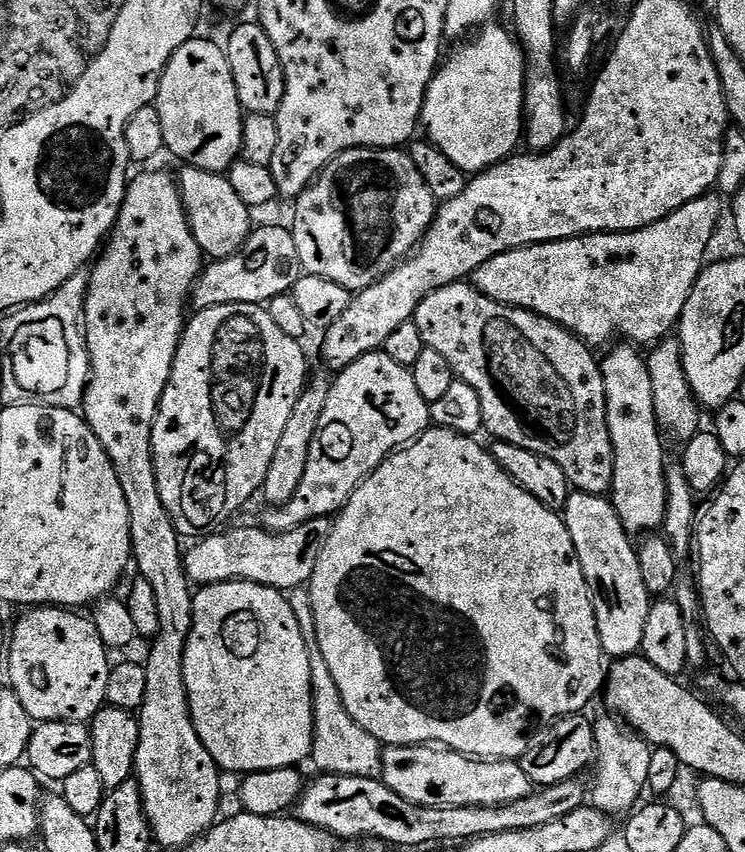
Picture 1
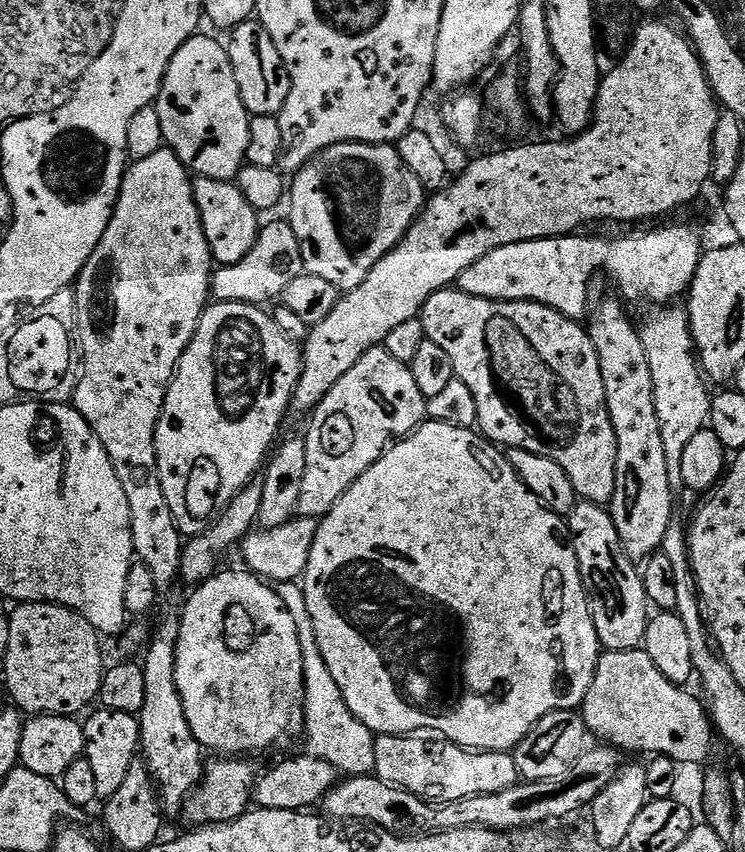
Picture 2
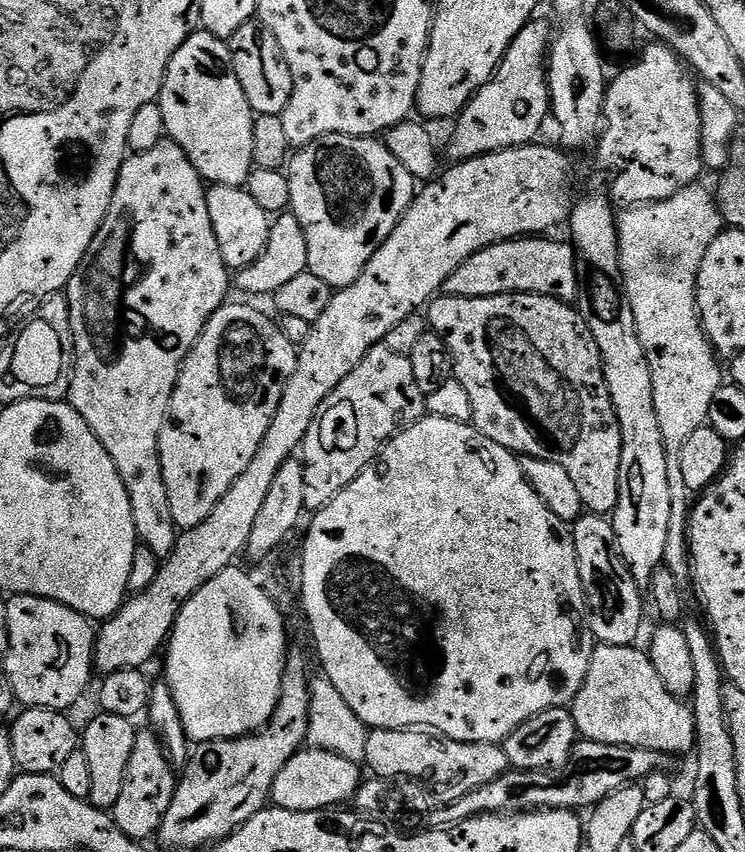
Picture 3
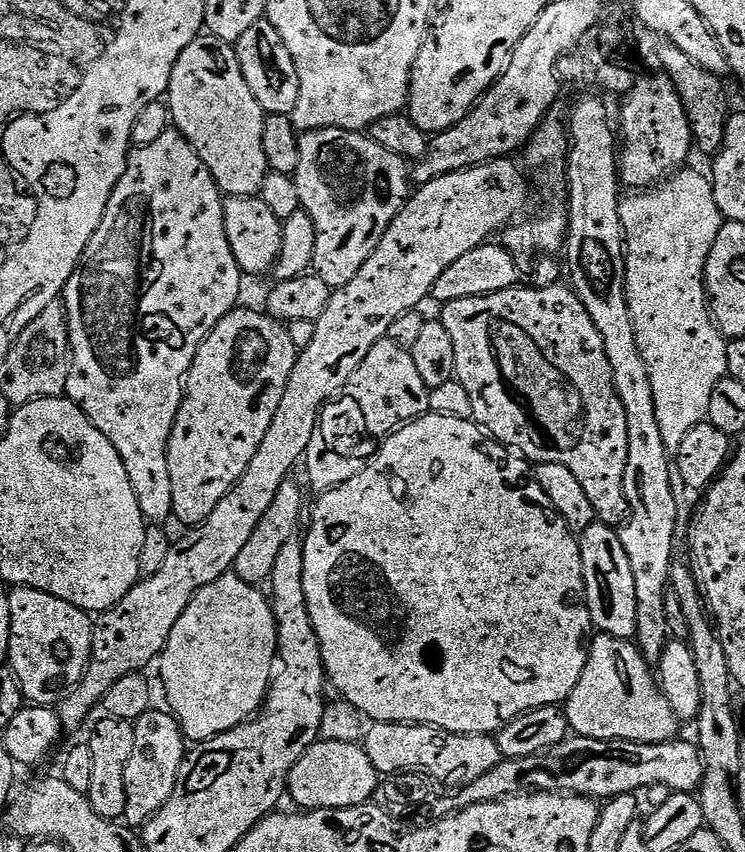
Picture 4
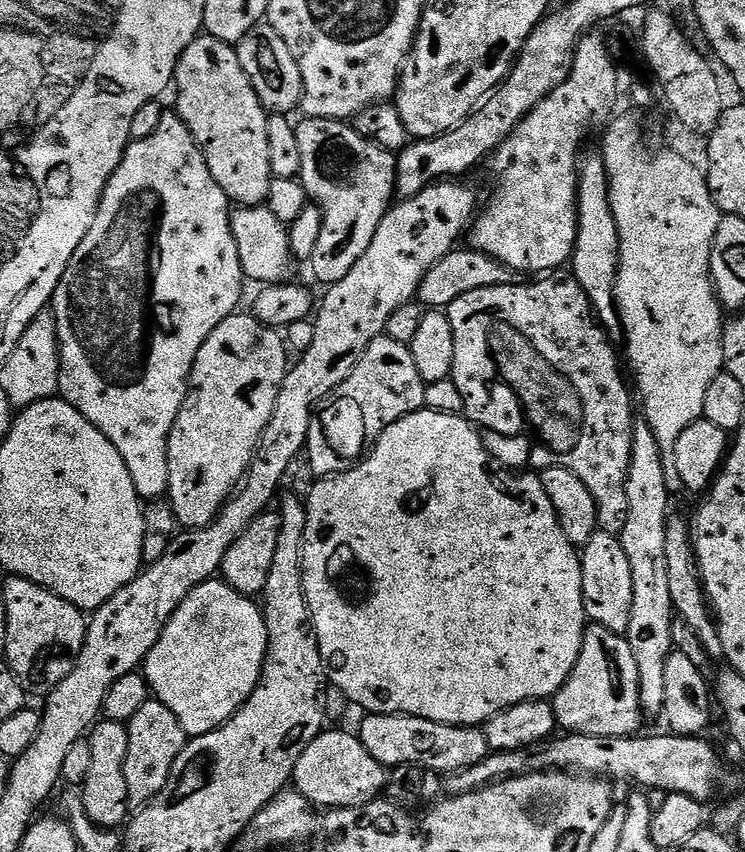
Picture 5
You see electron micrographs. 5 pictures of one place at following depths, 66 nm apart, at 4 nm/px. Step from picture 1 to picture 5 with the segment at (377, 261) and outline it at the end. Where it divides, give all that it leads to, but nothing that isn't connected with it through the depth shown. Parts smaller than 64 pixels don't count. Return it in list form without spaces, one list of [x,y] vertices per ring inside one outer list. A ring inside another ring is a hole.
[[[309,116],[296,124],[298,134],[298,150],[302,153],[302,170],[299,181],[308,192],[308,199],[319,208],[322,218],[322,230],[318,234],[318,246],[314,246],[314,254],[310,261],[316,280],[323,286],[331,286],[342,282],[354,262],[366,254],[370,242],[374,242],[374,233],[394,203],[396,190],[396,156],[382,146],[362,138],[351,123],[343,120],[327,120]]]

